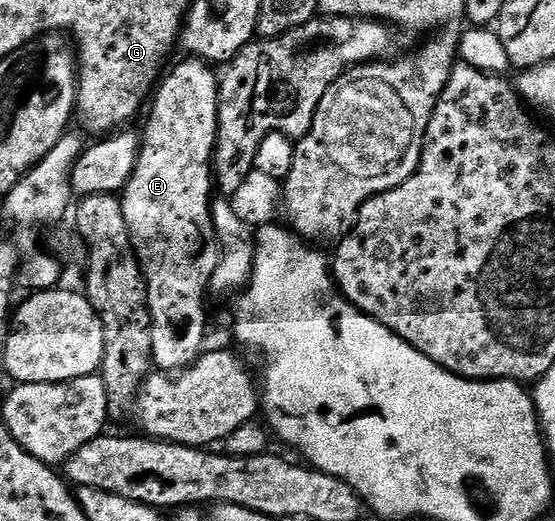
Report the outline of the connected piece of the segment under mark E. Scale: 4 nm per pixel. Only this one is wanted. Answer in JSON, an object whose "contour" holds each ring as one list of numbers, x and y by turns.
{"contour":[[195,56,185,59,185,62,178,63,172,71,169,69,155,87,154,97,150,102,152,115,149,116,144,130,142,129,140,156,120,198,122,212,126,216,126,228,130,232,132,245,136,248,136,255,140,258,140,266,143,267,148,281,152,360,164,372,179,372,198,361,200,355,205,353,204,333,208,330,208,310,204,307,204,297,209,297,212,277,222,253,216,243,212,223,214,155,222,121,220,78,212,71,215,69,209,63]]}

